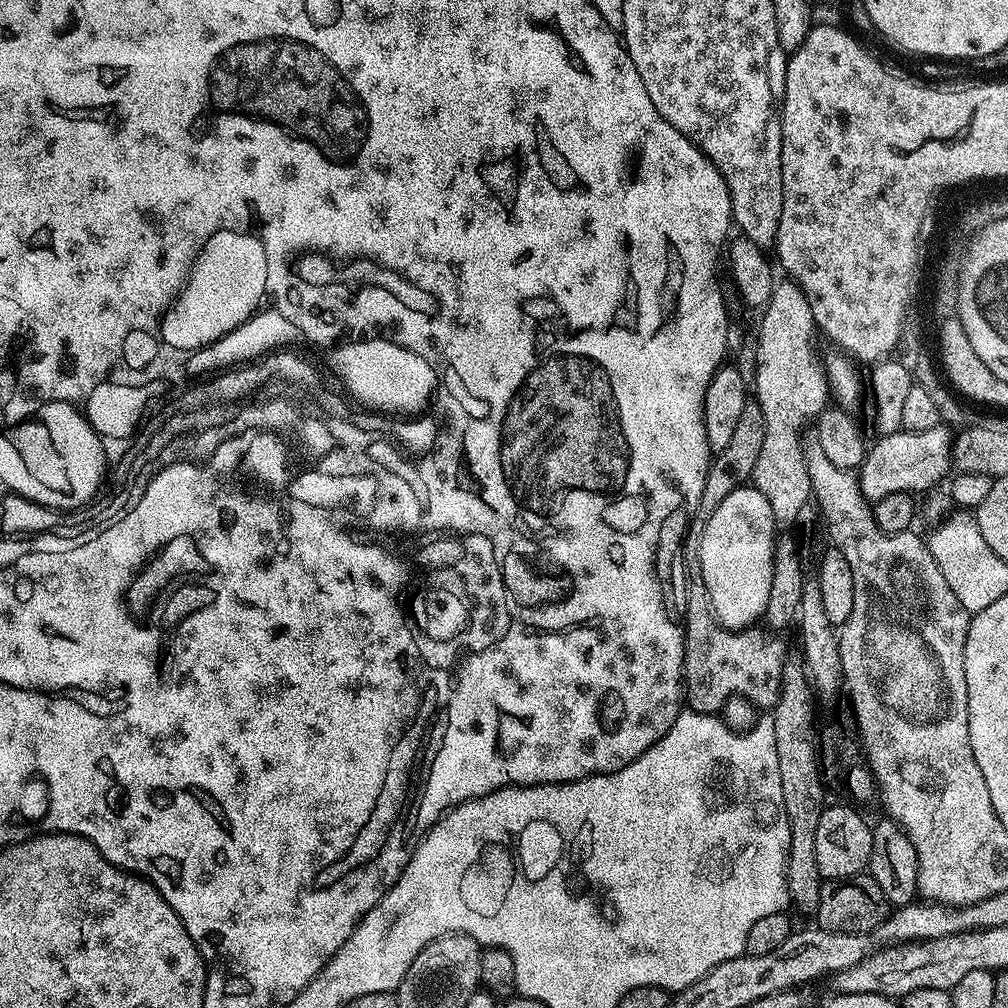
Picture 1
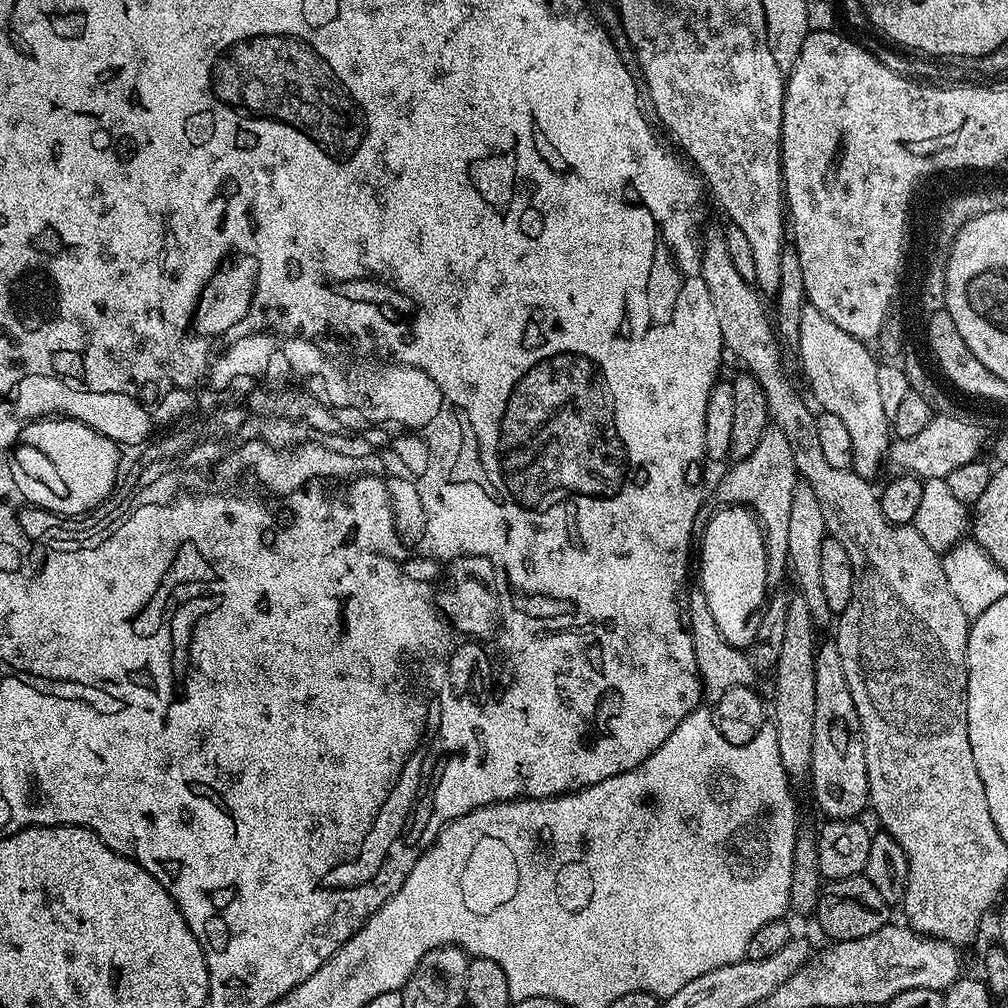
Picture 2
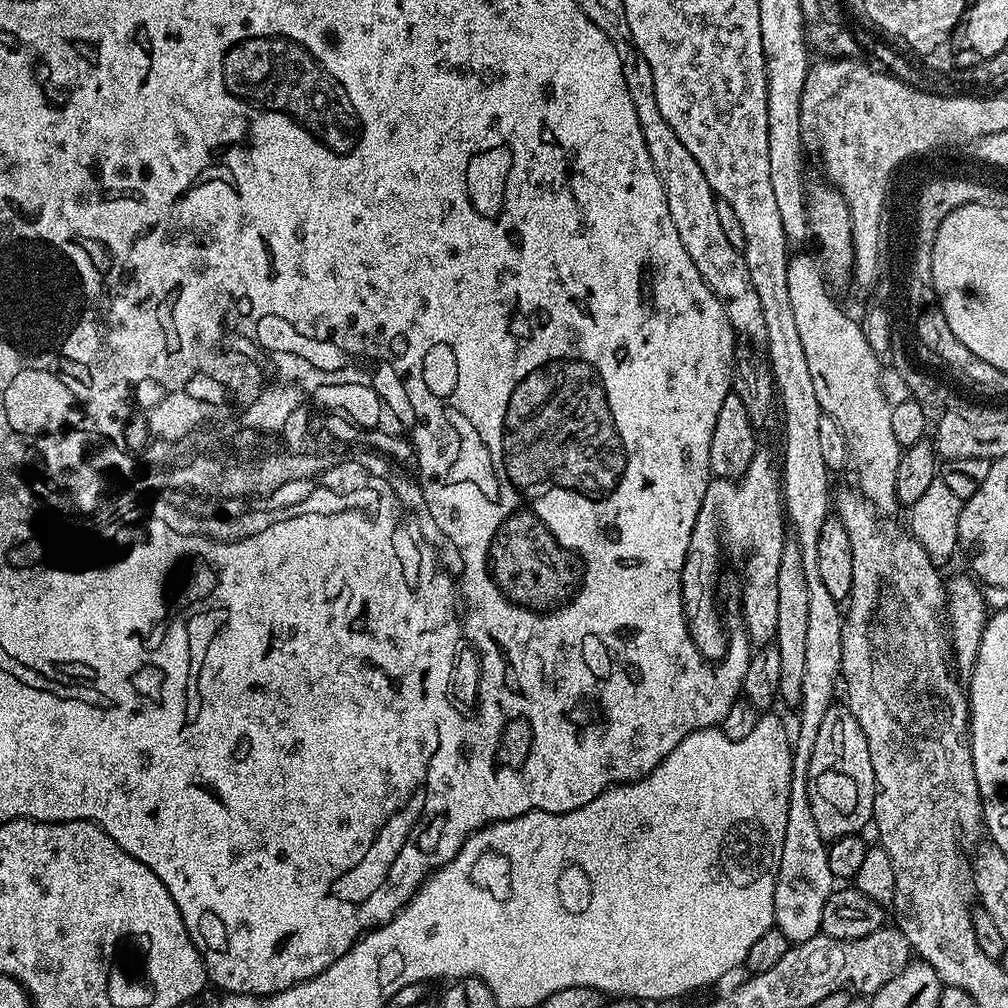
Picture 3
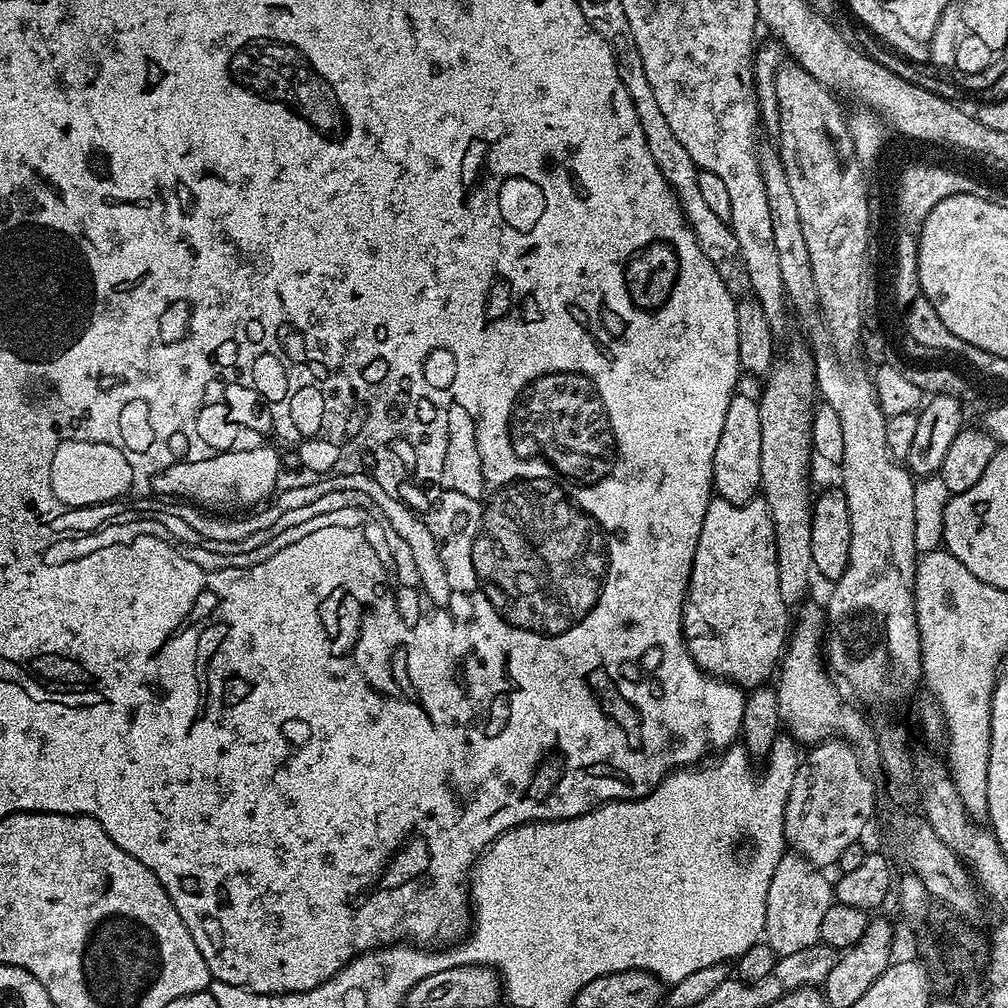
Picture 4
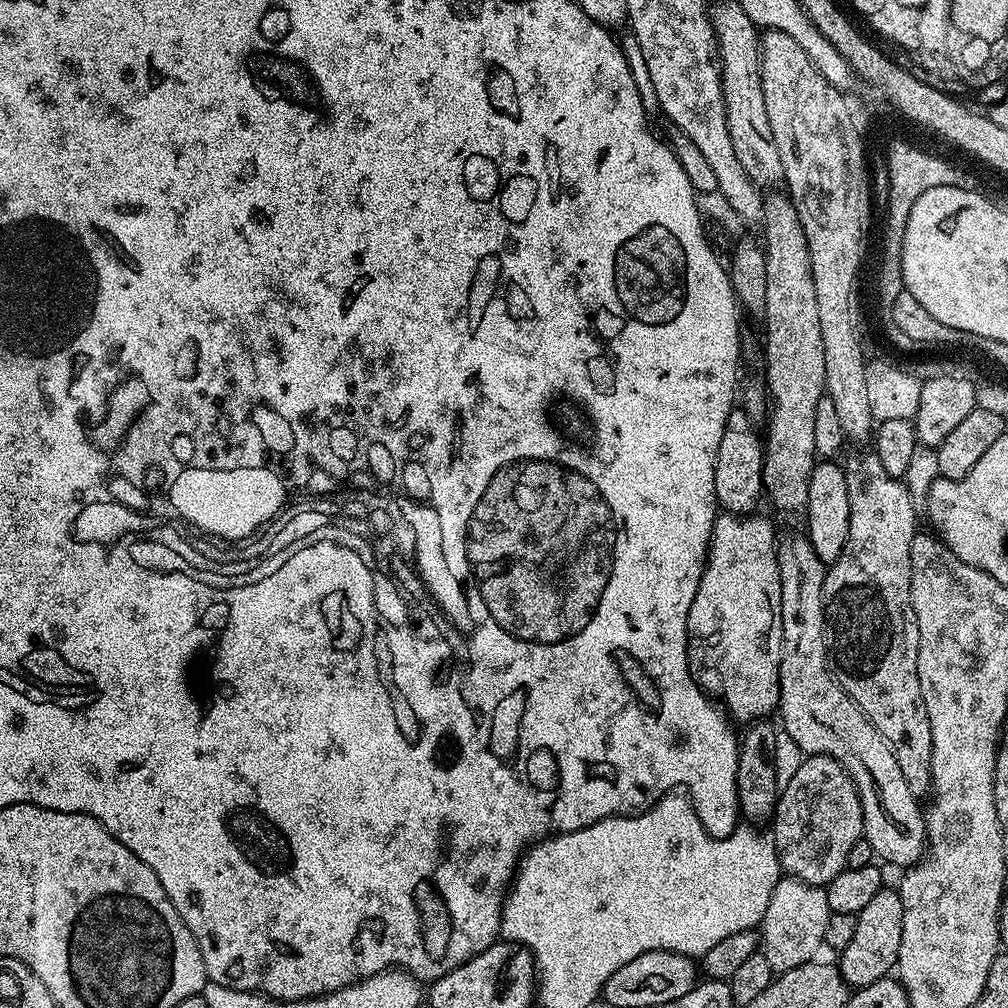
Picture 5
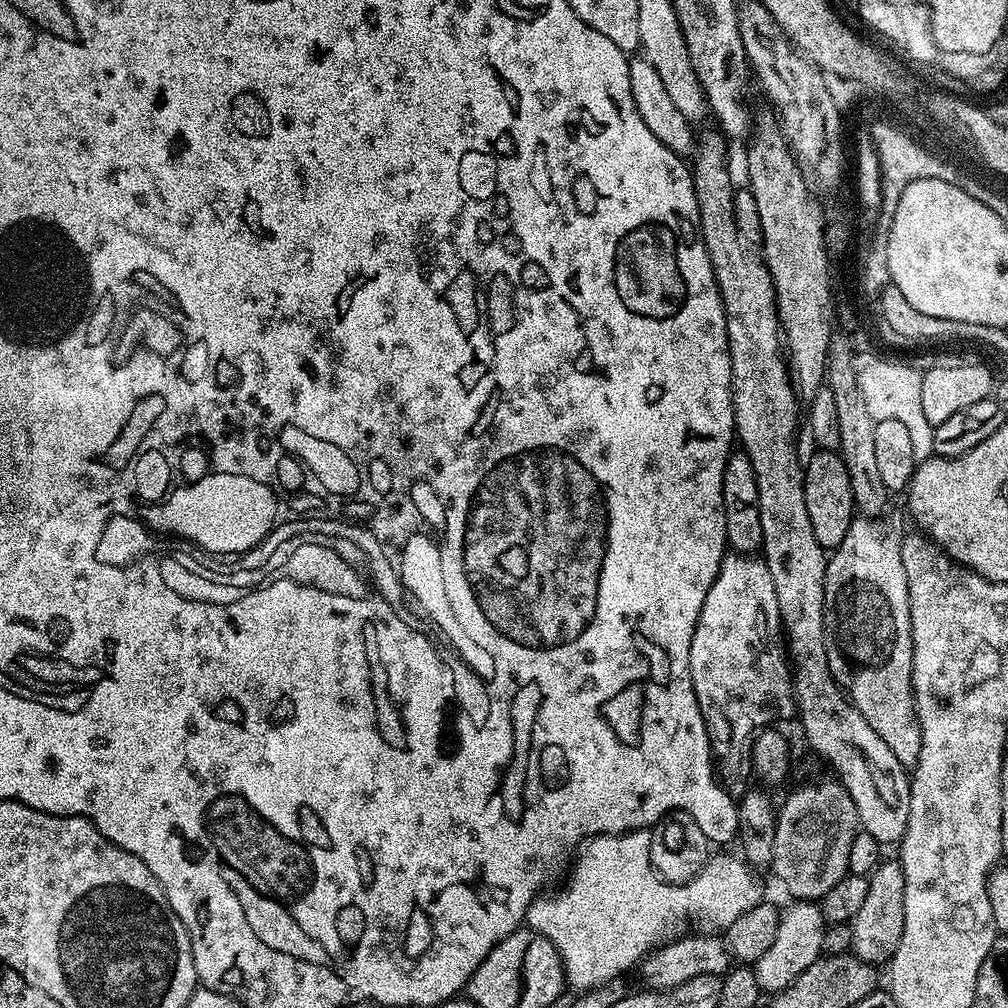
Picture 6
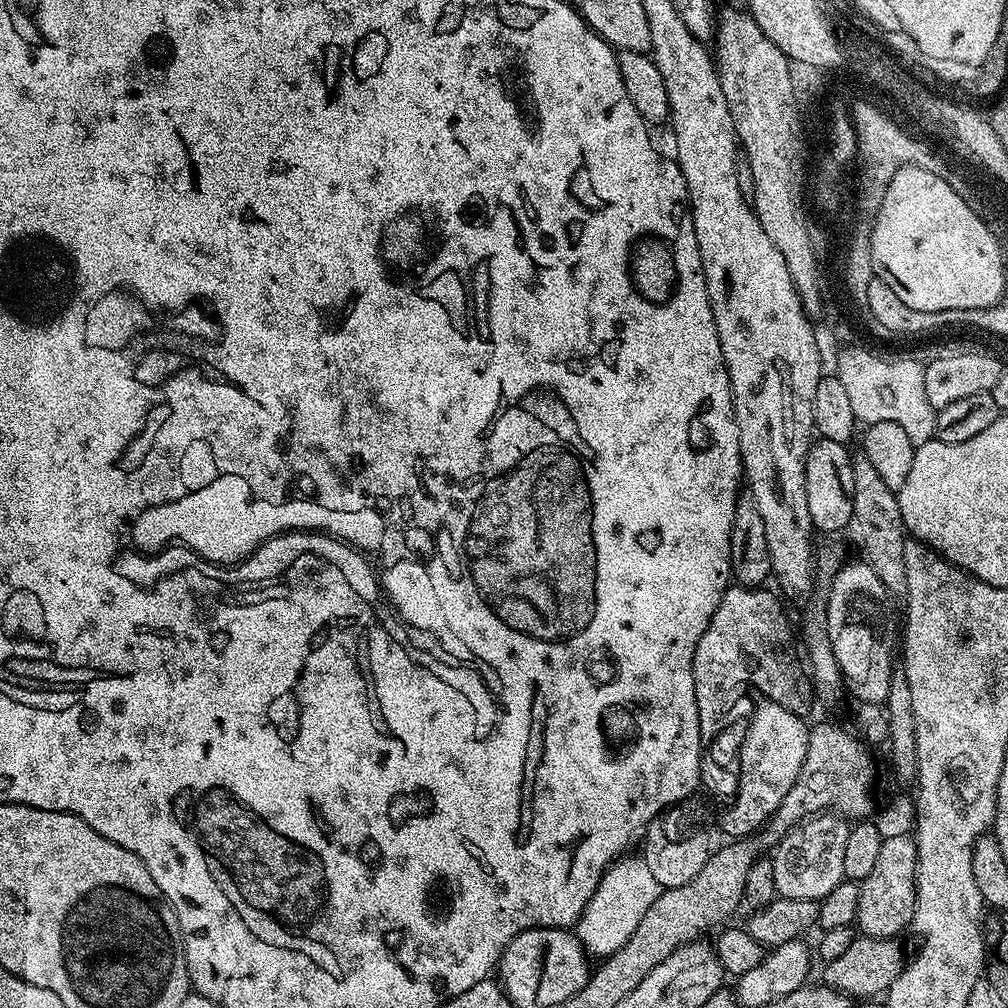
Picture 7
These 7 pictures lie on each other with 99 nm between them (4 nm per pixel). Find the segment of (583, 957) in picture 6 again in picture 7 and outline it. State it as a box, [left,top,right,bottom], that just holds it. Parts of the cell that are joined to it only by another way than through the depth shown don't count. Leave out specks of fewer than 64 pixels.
[574,854,662,958]

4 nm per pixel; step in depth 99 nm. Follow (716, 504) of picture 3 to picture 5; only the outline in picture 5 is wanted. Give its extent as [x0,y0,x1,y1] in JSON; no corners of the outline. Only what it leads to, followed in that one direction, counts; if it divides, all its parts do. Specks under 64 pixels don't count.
[688,514,782,722]

